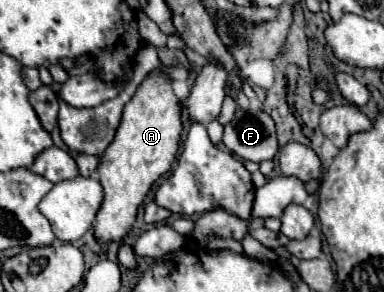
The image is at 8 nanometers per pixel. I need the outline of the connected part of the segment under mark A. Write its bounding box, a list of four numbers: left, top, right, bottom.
[92,71,180,243]

